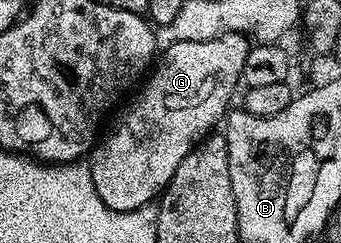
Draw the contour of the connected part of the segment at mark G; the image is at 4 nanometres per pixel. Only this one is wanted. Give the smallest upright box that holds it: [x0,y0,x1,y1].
[88,32,251,212]

